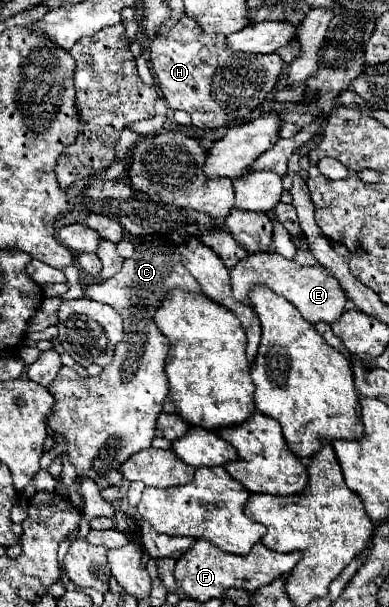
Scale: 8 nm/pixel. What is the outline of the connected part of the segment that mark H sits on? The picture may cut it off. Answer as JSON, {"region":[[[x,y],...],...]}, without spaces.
{"region":[[[183,16],[167,38],[155,38],[149,48],[151,68],[157,72],[157,84],[171,110],[185,110],[193,118],[193,126],[213,130],[235,126],[265,102],[283,74],[279,54],[247,54],[227,48],[221,34],[205,34],[193,18]]]}

